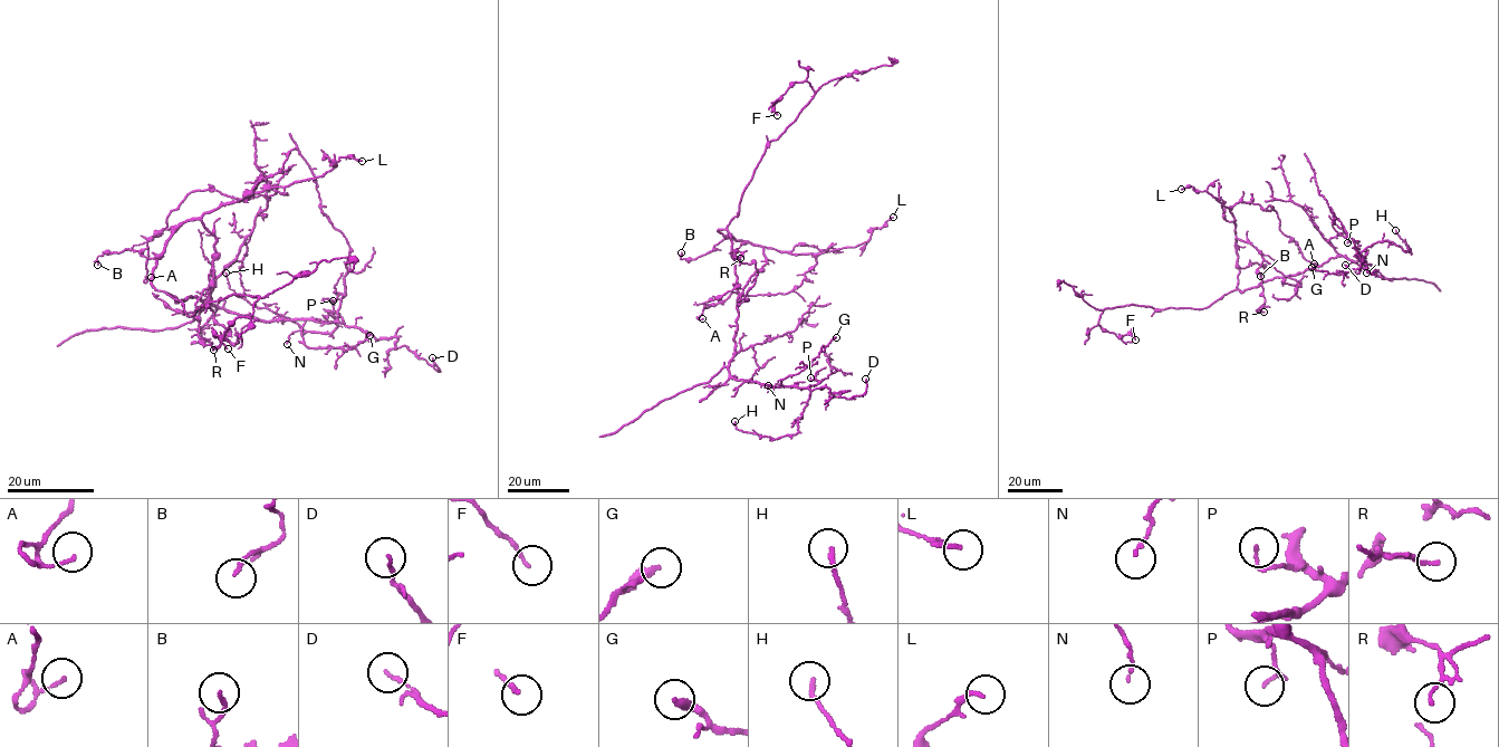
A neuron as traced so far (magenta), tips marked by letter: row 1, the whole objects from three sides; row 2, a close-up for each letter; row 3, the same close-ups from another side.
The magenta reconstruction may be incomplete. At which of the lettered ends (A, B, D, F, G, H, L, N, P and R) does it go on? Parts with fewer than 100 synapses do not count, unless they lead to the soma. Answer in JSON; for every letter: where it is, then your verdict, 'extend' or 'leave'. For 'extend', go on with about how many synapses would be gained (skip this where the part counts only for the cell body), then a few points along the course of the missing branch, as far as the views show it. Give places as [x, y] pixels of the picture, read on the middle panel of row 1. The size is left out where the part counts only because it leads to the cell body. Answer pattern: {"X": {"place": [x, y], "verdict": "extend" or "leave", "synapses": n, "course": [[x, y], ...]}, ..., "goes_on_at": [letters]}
{"A": {"place": [702, 318], "verdict": "leave"}, "B": {"place": [681, 252], "verdict": "leave"}, "D": {"place": [865, 379], "verdict": "leave"}, "F": {"place": [777, 115], "verdict": "leave"}, "G": {"place": [836, 337], "verdict": "leave"}, "H": {"place": [734, 421], "verdict": "leave"}, "L": {"place": [893, 217], "verdict": "leave"}, "N": {"place": [768, 385], "verdict": "leave"}, "P": {"place": [810, 377], "verdict": "leave"}, "R": {"place": [740, 258], "verdict": "leave"}, "goes_on_at": []}

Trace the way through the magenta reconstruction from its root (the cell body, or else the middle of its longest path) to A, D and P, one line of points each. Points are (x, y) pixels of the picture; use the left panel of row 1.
A: (202, 300), (215, 240), (201, 218), (269, 182), (242, 199), (189, 192), (147, 243), (151, 277)
D: (202, 300), (210, 289), (211, 303), (232, 313), (395, 337), (396, 348), (440, 371), (432, 357)
P: (202, 300), (212, 299), (208, 294), (210, 289), (212, 304), (266, 322), (335, 321), (344, 296), (333, 300)

